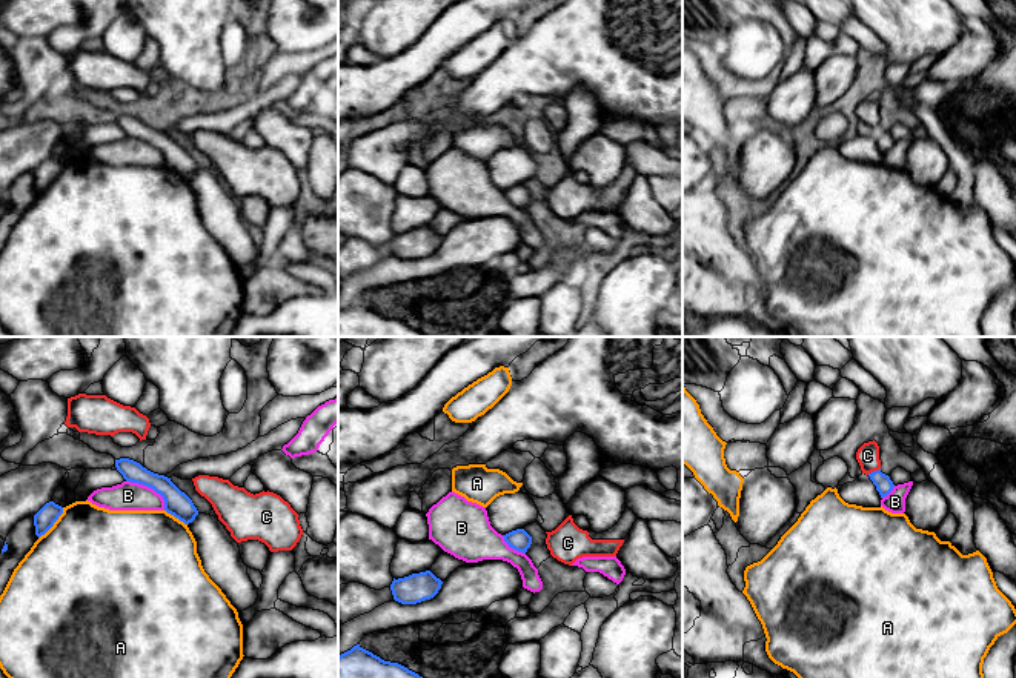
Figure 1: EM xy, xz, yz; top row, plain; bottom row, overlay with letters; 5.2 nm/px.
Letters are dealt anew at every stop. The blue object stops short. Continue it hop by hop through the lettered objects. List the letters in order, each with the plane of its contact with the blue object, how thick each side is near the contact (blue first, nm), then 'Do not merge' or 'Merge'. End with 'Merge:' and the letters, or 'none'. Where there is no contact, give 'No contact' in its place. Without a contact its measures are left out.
A: Touches blue in xy. Thickness 110 nm (blue) against 480 nm. Do not merge
B: Touches blue in xy. Thickness 140 nm (blue) against 150 nm. Do not merge
C: Touches blue in yz. Thickness 90 nm (blue) against 120 nm. Do not merge
Merge: none

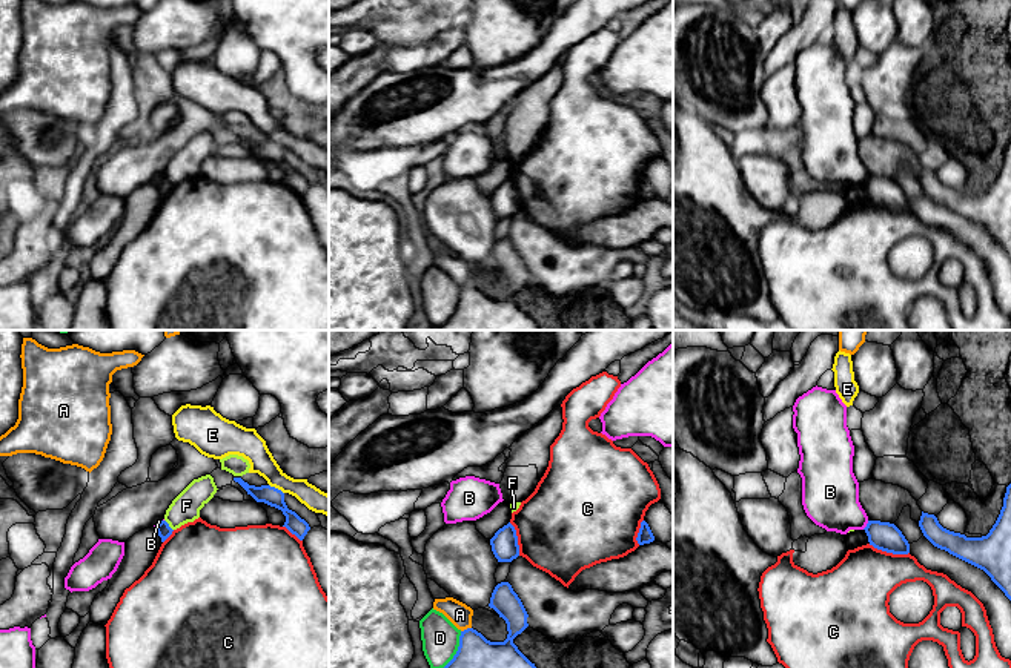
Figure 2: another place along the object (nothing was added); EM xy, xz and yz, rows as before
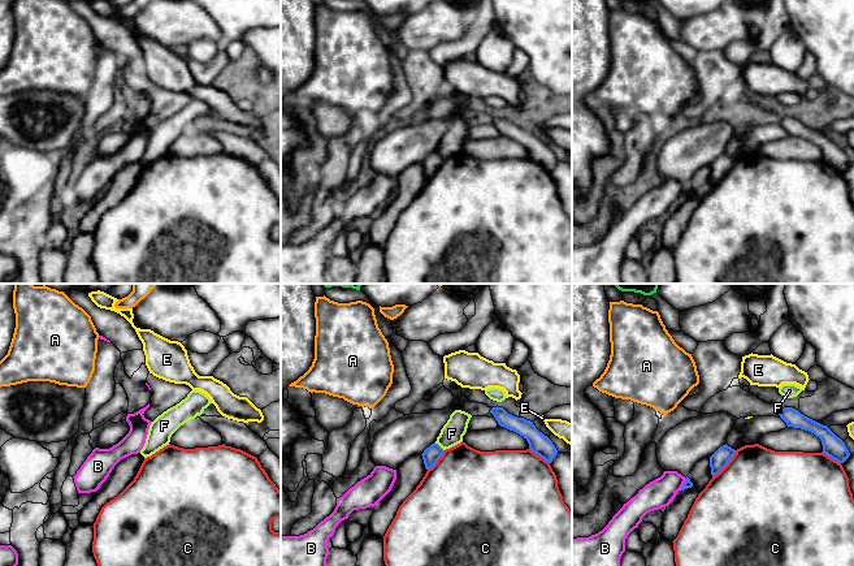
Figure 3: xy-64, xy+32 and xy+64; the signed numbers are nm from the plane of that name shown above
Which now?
A: Touches blue in xz. Thickness 180 nm (blue) against 120 nm. Do not merge
B: Touches blue in yz. Thickness 150 nm (blue) against 300 nm. Do not merge
C: Touches blue in yz. Thickness 150 nm (blue) against 340 nm. Do not merge
D: Touches blue in xz. Thickness 180 nm (blue) against 190 nm. Do not merge
E: Touches blue in xy. Thickness 100 nm (blue) against 140 nm. Do not merge
F: Touches blue in xy. Thickness 70 nm (blue) against 150 nm. Do not merge
Merge: none

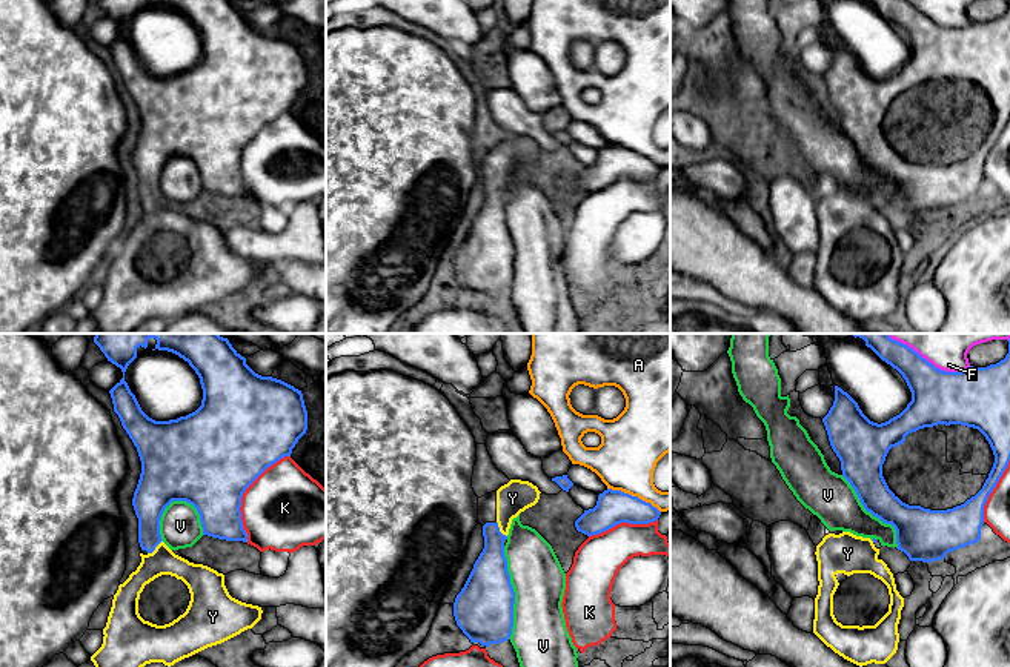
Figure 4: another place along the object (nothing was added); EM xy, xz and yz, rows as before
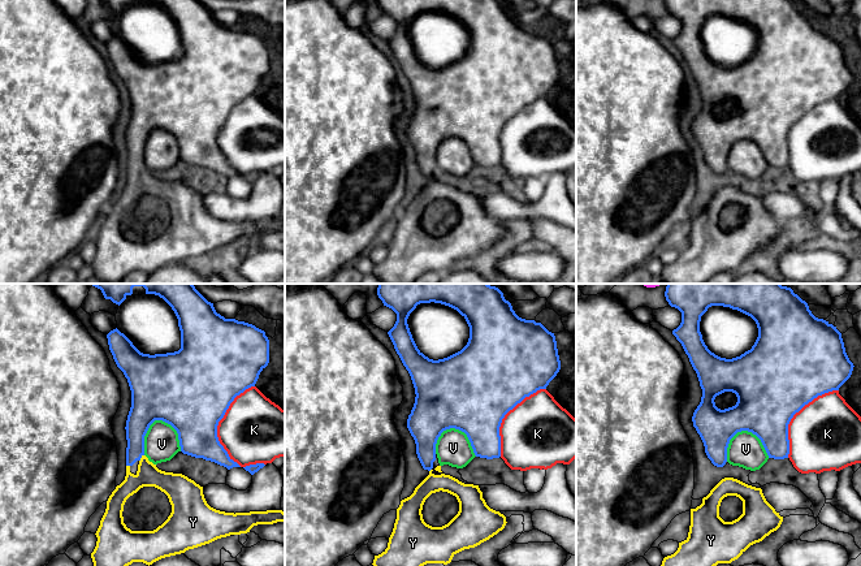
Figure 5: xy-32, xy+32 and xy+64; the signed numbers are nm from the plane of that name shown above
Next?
A: Touches blue in xz. Thickness 180 nm (blue) against 320 nm. Do not merge
F: Touches blue in yz. Thickness 280 nm (blue) against 320 nm. Do not merge
K: Touches blue in xy. Thickness 500 nm (blue) against 420 nm. Do not merge
V: Touches blue in xz. Thickness 300 nm (blue) against 280 nm. Do not merge
Y: Touches blue in xy. Thickness 180 nm (blue) against 140 nm. Merge
Merge: Y

